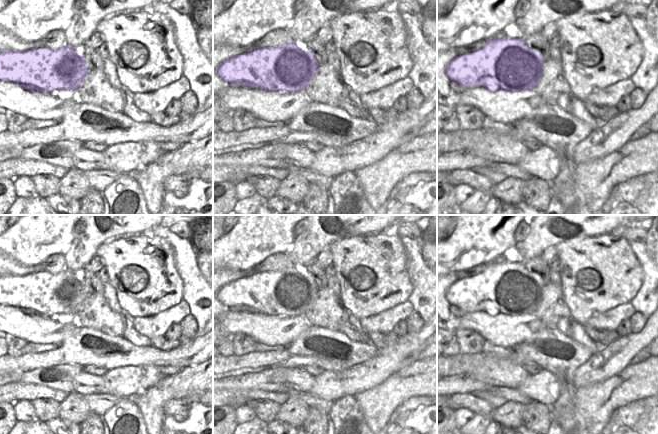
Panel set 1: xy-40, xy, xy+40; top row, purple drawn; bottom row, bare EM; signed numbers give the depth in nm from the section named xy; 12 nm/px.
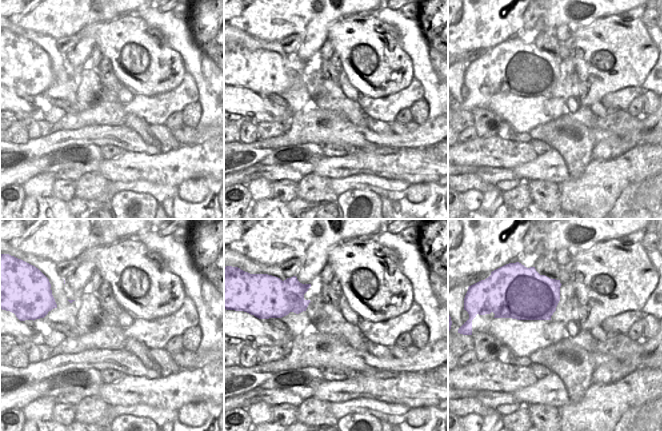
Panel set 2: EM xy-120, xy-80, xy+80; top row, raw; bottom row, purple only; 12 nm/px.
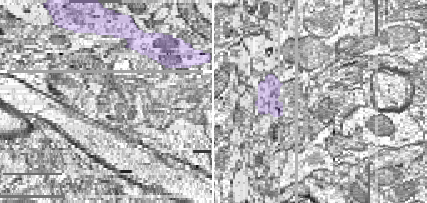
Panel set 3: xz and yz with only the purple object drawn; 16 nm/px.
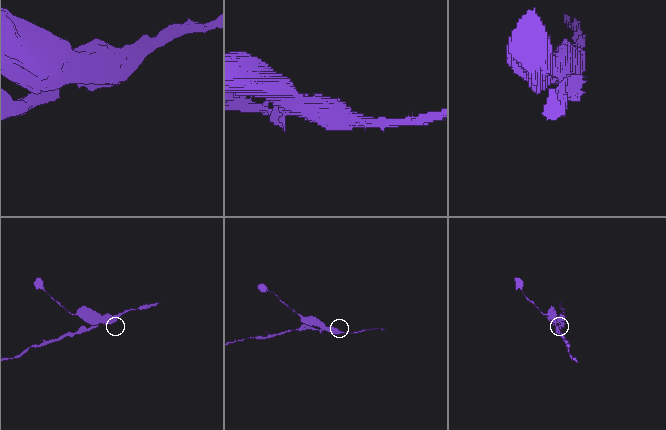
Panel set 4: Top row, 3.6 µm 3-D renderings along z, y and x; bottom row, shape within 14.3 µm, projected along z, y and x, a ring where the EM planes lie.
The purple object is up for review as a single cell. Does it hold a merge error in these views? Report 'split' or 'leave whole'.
split

